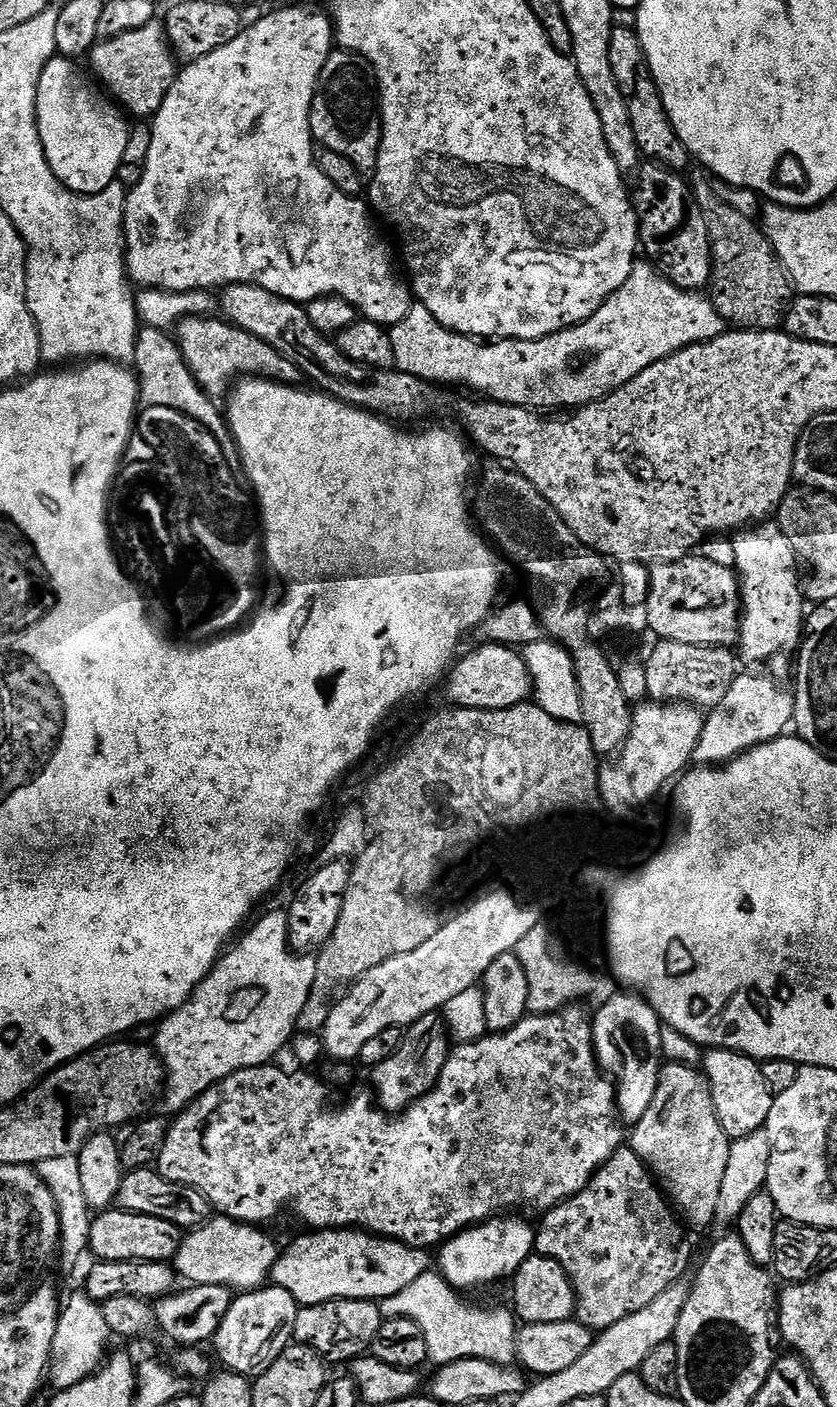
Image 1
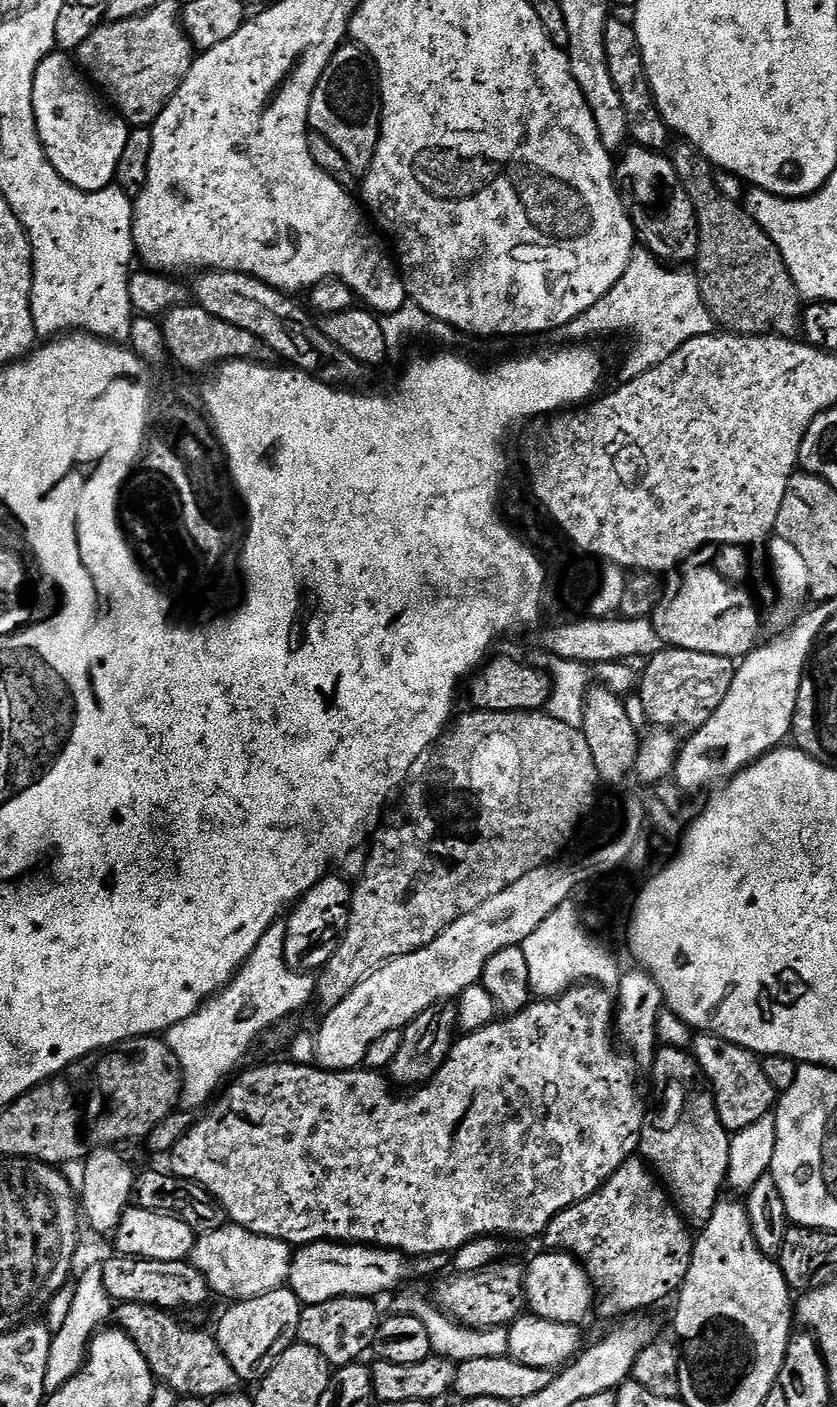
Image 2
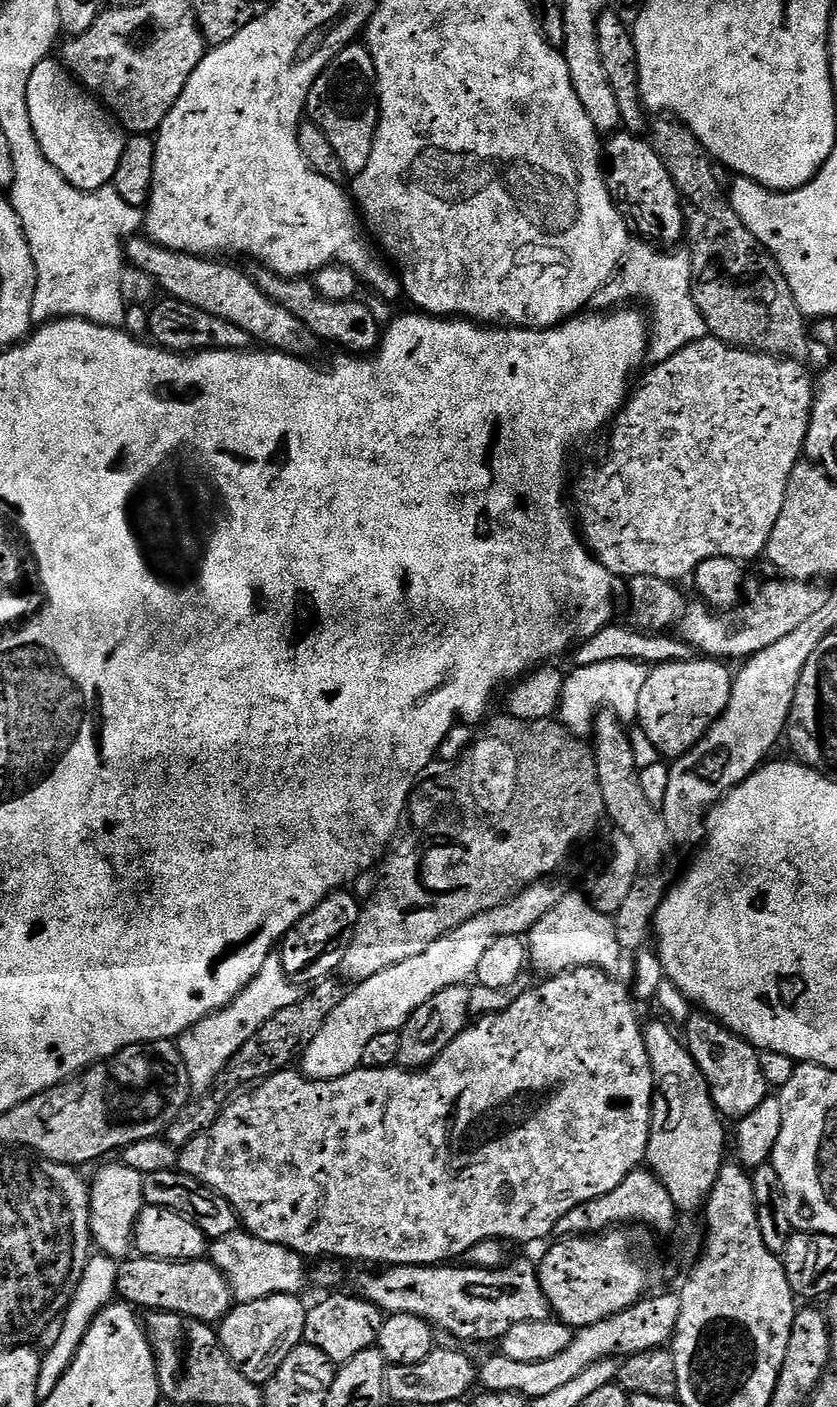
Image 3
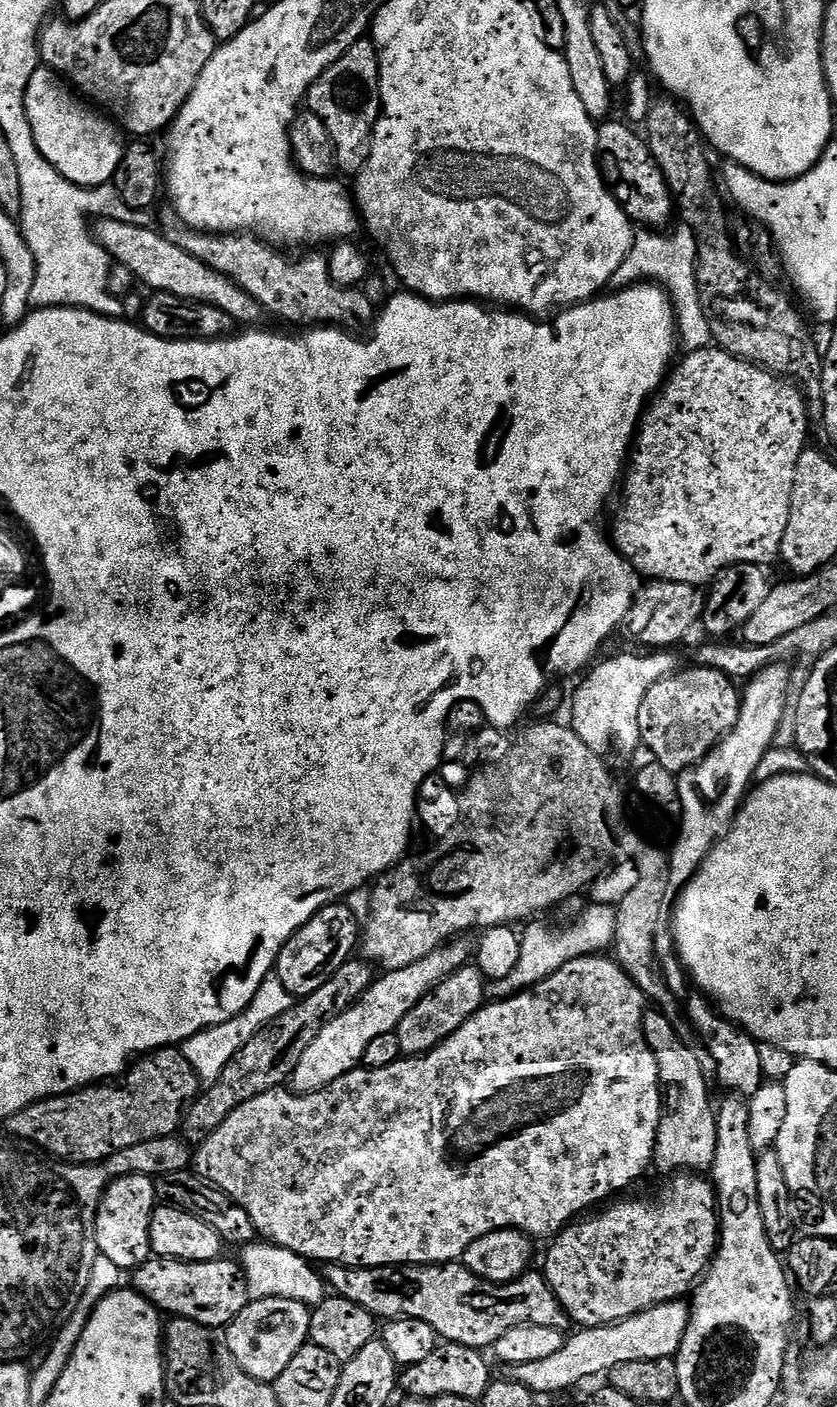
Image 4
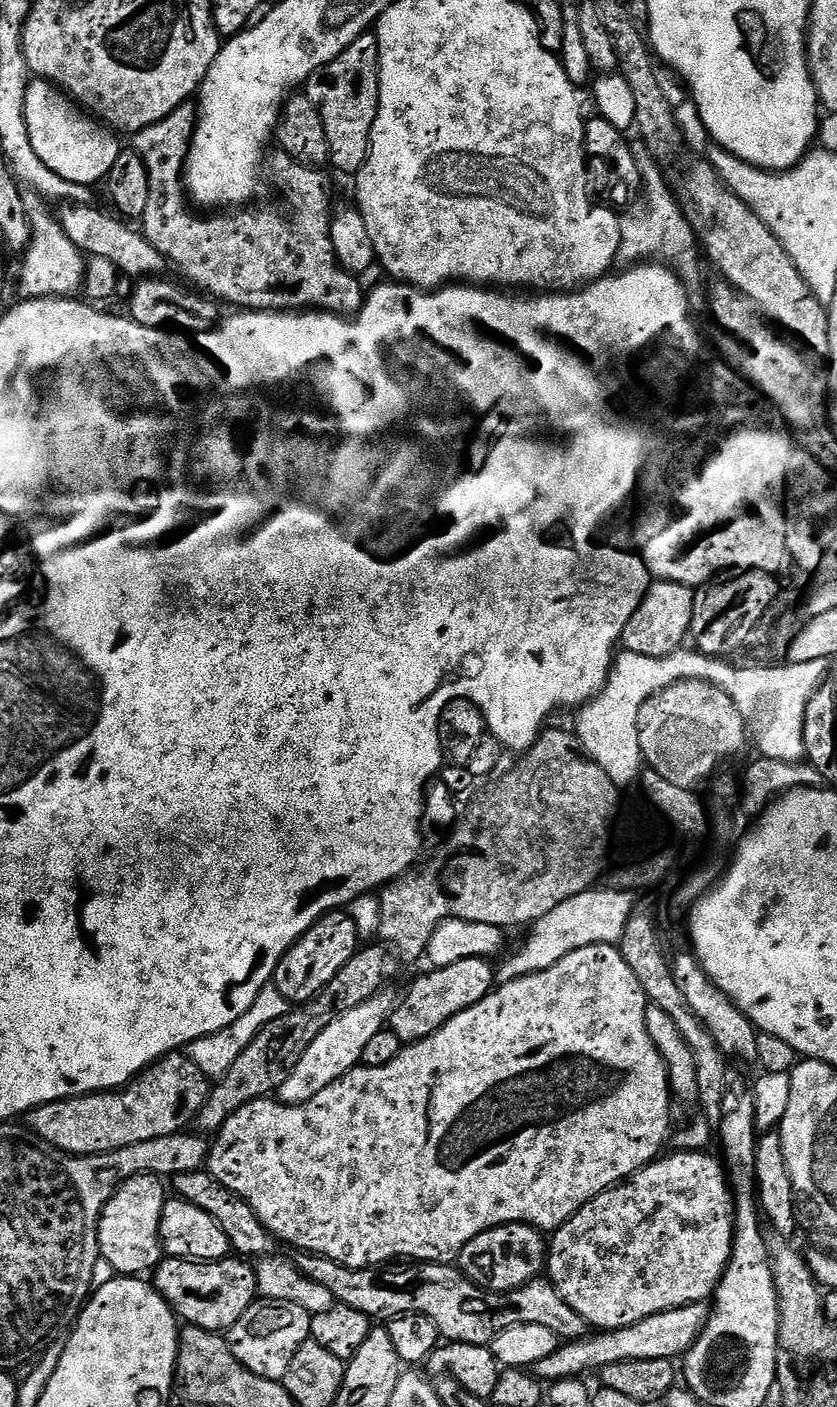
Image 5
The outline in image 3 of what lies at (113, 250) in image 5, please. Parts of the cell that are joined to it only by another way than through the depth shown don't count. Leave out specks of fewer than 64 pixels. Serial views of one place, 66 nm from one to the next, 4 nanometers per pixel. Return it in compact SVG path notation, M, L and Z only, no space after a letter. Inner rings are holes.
M132 238L126 244L126 260L131 267L150 274L161 293L173 300L180 300L190 306L198 306L198 310L206 310L206 314L214 314L216 318L226 318L226 322L234 322L252 336L253 341L262 343L277 352L287 352L290 356L301 358L315 357L318 341L316 335L303 324L290 310L278 306L260 288L255 279L252 280L240 268L232 264L219 264L219 259L192 256L188 252L175 252L152 243L147 238Z

